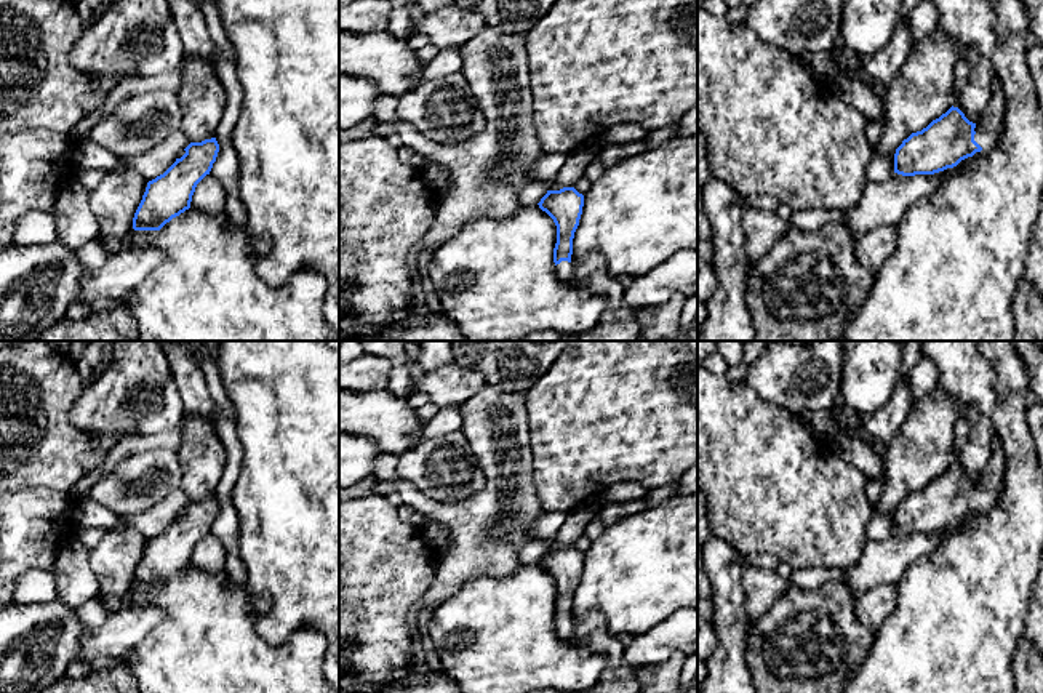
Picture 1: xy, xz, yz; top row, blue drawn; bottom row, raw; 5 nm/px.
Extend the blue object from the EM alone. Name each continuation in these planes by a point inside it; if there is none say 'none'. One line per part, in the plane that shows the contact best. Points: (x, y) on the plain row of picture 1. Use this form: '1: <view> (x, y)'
1: yz (989, 484)

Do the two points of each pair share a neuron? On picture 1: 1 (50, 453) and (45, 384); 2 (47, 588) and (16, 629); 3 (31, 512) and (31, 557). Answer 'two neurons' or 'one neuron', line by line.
1: one neuron
2: two neurons
3: one neuron

